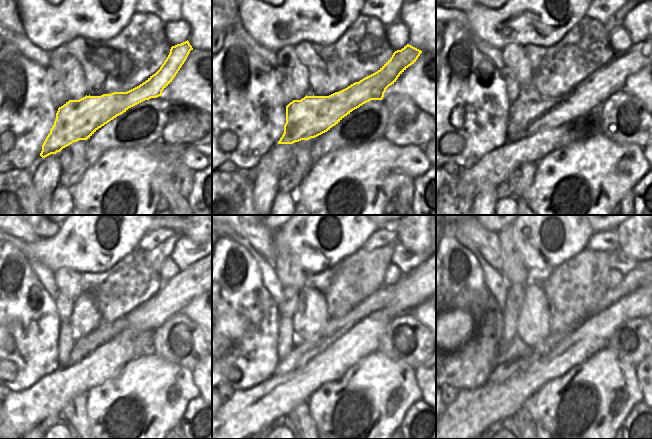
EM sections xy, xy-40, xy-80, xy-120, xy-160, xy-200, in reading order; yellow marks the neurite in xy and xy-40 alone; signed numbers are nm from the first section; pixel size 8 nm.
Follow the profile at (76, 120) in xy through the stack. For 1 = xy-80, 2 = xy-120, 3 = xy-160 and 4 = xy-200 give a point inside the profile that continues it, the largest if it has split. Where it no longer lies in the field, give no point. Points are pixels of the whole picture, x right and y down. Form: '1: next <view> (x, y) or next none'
1: next xy-80 (527, 117)
2: next xy-120 (175, 294)
3: next xy-160 (413, 288)
4: next xy-200 (522, 363)

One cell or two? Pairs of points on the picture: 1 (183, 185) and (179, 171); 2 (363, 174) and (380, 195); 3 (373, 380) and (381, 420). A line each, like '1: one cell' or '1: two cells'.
1: one cell
2: one cell
3: one cell

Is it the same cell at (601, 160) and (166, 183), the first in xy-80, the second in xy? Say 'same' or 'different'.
different

